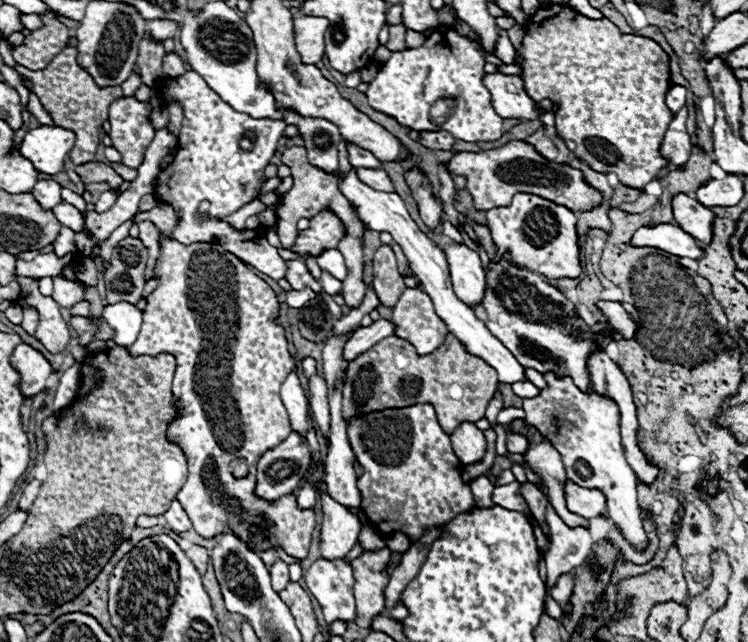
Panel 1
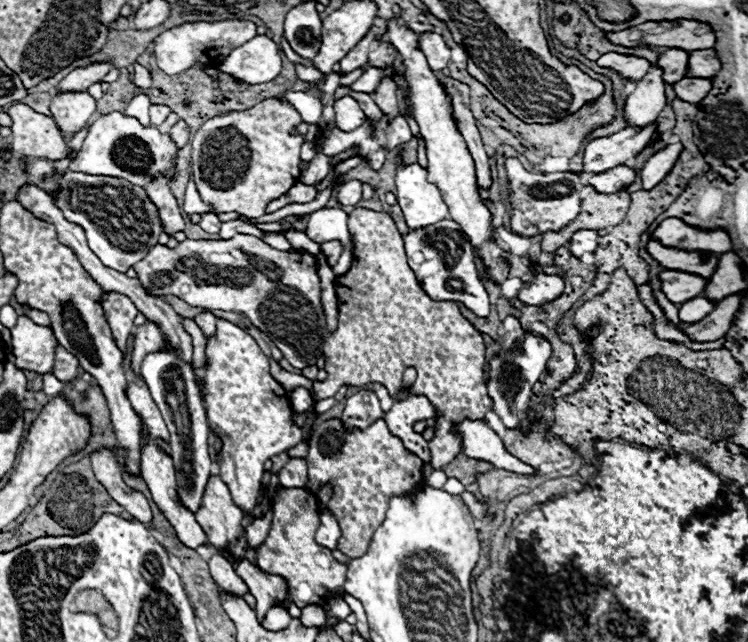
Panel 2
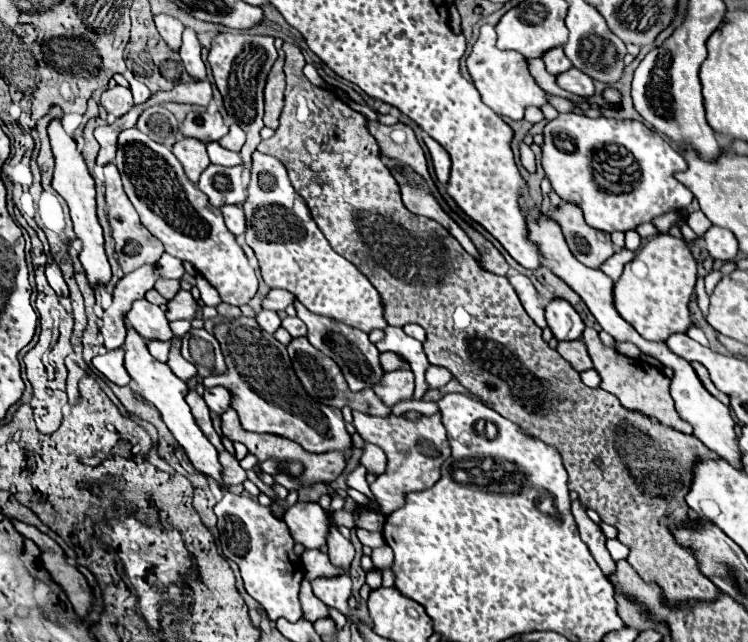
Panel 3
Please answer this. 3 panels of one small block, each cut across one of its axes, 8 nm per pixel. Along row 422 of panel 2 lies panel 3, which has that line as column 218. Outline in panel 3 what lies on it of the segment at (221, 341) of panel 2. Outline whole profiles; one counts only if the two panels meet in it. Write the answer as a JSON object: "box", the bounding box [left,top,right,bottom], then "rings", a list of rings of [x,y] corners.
{"box":[114,128,258,306],"rings":[[[128,128],[118,138],[114,162],[122,174],[124,190],[134,204],[140,222],[164,244],[166,252],[190,262],[218,290],[222,302],[232,306],[248,304],[258,290],[254,268],[250,268],[234,234],[224,226],[220,210],[210,206],[206,194],[186,178],[182,164],[172,150],[150,140],[138,128]]]}

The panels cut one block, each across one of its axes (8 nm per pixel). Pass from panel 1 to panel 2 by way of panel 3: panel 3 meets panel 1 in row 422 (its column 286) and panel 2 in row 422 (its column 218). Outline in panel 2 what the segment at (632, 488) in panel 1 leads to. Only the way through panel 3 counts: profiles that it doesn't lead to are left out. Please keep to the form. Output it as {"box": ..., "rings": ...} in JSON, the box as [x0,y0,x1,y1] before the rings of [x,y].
{"box":[488,316,552,434],"rings":[[[506,316],[500,326],[500,342],[504,350],[490,360],[488,370],[488,394],[494,404],[494,412],[502,420],[506,428],[520,428],[524,434],[528,434],[530,426],[530,396],[532,388],[538,382],[538,378],[548,368],[548,360],[552,356],[552,344],[546,338],[534,336],[532,332],[524,330],[518,316]]]}

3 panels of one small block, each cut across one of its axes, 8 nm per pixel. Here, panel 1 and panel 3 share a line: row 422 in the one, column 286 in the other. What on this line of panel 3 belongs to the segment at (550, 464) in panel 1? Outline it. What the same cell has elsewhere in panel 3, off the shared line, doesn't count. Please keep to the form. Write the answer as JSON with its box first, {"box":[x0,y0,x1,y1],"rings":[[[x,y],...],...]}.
{"box":[284,502,330,550],"rings":[[[296,502],[284,514],[284,522],[290,530],[294,542],[302,544],[306,550],[326,546],[330,518],[316,502]]]}

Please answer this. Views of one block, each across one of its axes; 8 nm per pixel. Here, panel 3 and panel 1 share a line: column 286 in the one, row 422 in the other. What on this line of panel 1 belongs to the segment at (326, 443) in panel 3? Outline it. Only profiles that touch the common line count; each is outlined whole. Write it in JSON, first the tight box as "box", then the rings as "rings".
{"box":[348,404,474,540],"rings":[[[416,404],[408,408],[392,408],[376,412],[376,418],[358,416],[348,426],[348,440],[354,456],[364,466],[364,474],[358,480],[360,492],[364,492],[362,510],[376,530],[382,534],[404,532],[412,540],[418,540],[430,526],[444,524],[454,516],[468,512],[474,506],[470,486],[462,482],[462,462],[452,452],[450,436],[442,430],[432,404]]]}

